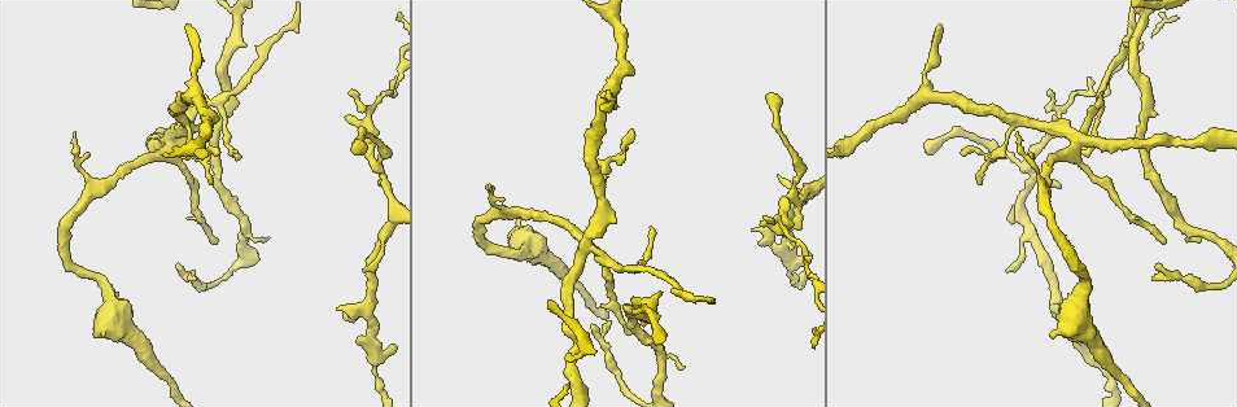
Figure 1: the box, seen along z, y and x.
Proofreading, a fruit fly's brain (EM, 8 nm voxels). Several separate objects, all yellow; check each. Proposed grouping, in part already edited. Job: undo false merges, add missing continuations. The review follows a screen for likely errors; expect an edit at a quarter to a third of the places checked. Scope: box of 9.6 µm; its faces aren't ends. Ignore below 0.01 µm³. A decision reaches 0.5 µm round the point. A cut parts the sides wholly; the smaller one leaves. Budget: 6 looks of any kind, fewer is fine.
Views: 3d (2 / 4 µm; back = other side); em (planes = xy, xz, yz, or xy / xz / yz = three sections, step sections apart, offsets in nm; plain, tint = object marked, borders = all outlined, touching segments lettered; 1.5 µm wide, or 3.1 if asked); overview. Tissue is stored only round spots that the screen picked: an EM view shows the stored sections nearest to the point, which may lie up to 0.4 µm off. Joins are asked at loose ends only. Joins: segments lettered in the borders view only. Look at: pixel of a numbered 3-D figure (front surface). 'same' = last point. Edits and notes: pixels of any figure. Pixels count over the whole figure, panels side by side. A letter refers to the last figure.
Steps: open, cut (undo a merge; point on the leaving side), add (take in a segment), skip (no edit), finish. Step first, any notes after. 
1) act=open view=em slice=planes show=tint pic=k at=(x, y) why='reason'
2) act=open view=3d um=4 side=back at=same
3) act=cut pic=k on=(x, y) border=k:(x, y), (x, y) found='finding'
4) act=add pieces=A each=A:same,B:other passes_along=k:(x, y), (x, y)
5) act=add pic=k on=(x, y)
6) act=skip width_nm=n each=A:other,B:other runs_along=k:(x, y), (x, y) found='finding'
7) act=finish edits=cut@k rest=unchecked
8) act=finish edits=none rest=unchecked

act=open view=em slice=planes show=borders pic=1 at=(633, 268) why='three arms meet'

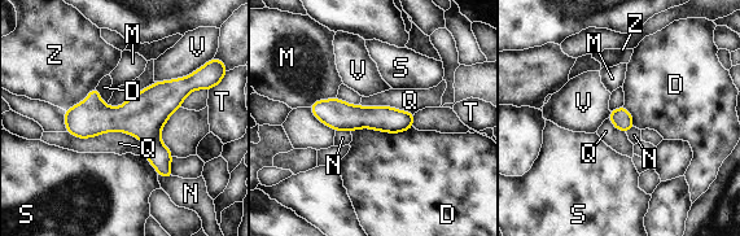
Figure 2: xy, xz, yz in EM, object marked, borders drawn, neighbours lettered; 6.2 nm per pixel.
act=skip longest_contact=Q:500nm each=D:other,M:other,N:other,Q:other,S:other,T:other,V:other,Z:other border=2:(66, 131), (125, 131), (145, 154) found='all the same cell'

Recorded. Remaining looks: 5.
act=open view=em slice=xy step=8 show=tint pic=1 at=(761, 221)

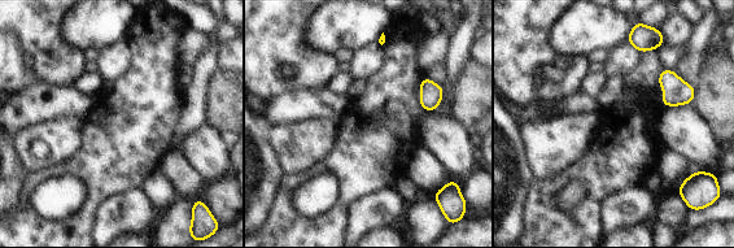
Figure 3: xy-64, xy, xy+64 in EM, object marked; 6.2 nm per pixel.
act=open view=em slice=planes show=borders at=same

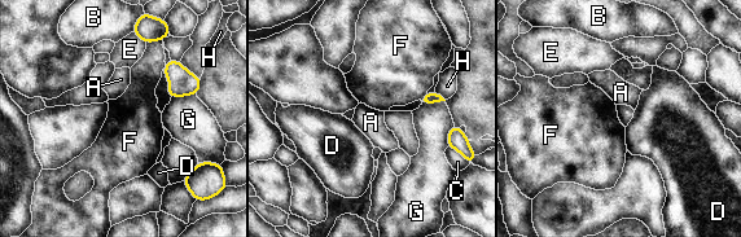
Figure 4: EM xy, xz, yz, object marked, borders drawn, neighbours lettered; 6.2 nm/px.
act=skip longest_contact=G:160nm each=A:other,B:other,C:other,D:other,E:other,F:other,G:other,H:other border=4:(162, 39), (147, 43) found='none of them fits'

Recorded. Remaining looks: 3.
act=open view=em slice=yz step=8 show=tint pic=1 at=(112, 303) why='sudden change in width'

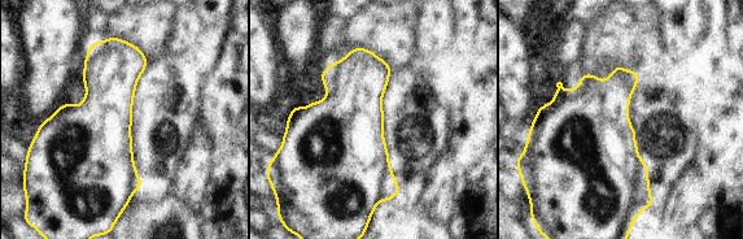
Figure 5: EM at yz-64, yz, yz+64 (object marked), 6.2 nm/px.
act=open view=em slice=planes show=borders at=same

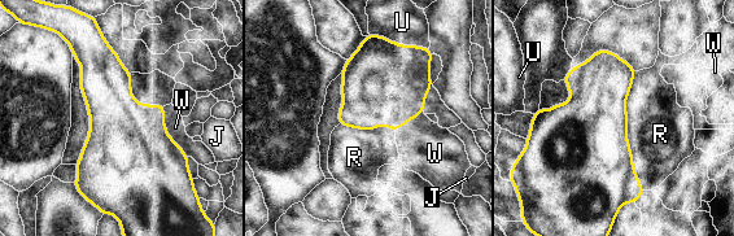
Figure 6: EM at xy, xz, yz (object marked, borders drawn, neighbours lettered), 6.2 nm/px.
act=skip each=J:other,R:other,U:other,W:other border=6:(634, 71), (627, 140), (642, 186) found='continuous, no second cell'

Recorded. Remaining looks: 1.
act=finish edits=none rest=unchecked

